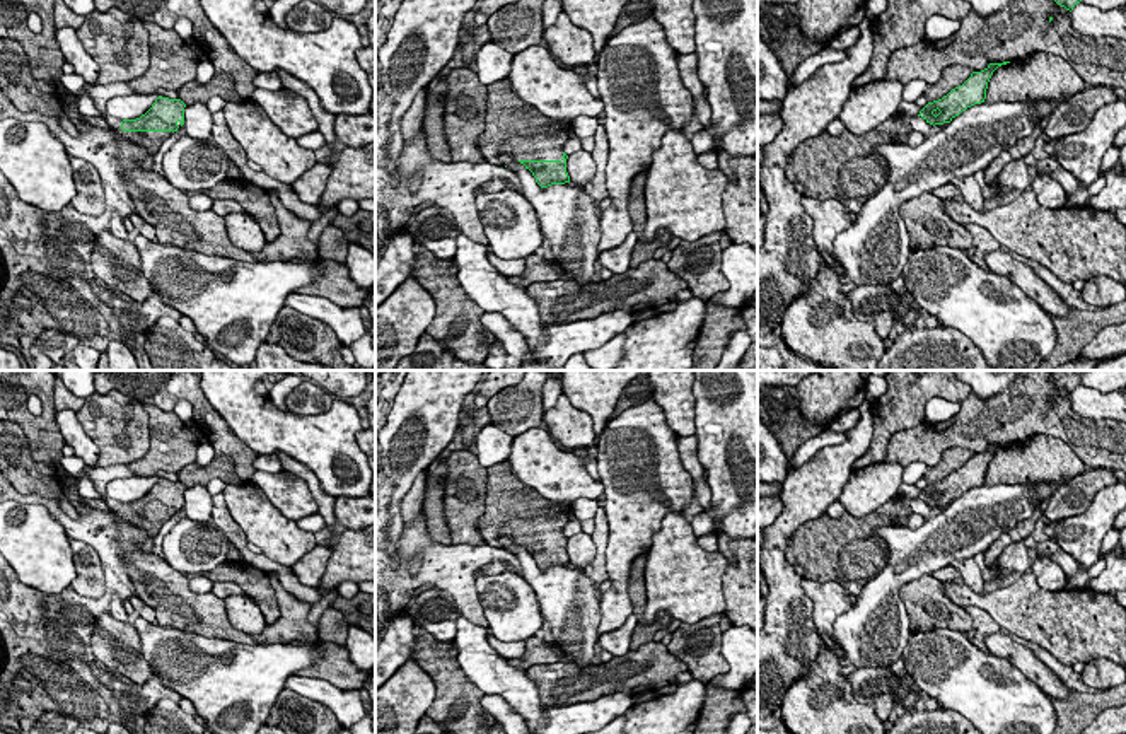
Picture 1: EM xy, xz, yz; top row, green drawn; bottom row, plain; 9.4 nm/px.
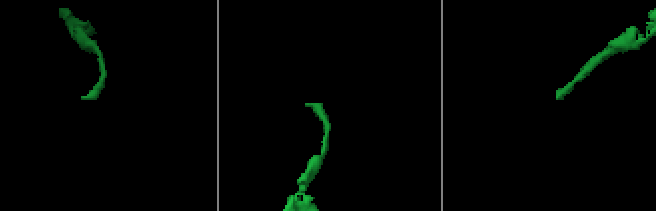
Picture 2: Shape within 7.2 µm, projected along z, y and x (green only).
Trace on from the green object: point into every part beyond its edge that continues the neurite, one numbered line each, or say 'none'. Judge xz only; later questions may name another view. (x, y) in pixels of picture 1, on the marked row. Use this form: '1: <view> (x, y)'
1: xz (514, 127)

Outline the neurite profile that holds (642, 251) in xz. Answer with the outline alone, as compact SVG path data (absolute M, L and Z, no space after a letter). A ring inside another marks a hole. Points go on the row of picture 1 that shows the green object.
M638 241L633 246L630 266L638 266L640 263L652 259L653 258L653 253L659 248L660 248L660 242L659 241L653 241L653 242Z

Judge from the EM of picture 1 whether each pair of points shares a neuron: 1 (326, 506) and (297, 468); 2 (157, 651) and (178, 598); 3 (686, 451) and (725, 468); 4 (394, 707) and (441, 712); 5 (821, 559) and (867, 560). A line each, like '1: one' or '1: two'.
1: one
2: two
3: two
4: two
5: one

